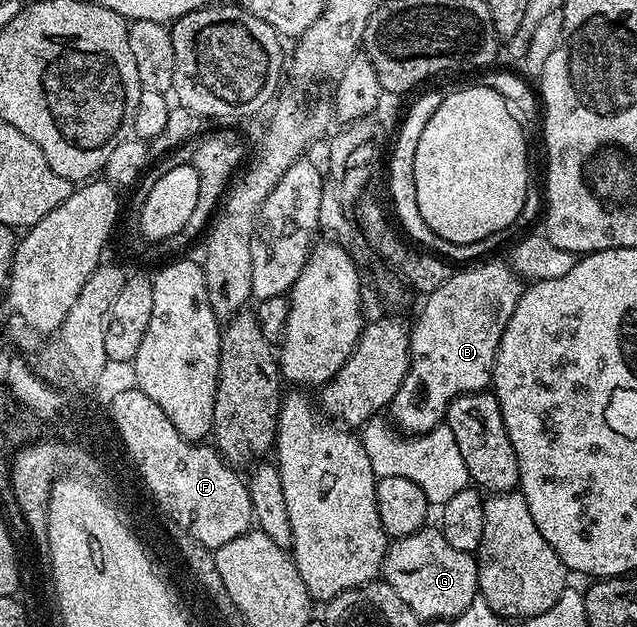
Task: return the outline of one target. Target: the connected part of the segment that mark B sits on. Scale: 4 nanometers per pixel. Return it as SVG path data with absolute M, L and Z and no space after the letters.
M479 262L477 265L470 265L467 271L455 270L448 277L448 281L444 281L444 285L440 285L440 289L436 289L432 294L425 296L424 302L426 304L422 307L422 312L418 315L418 320L412 323L413 330L410 334L410 367L407 370L407 375L403 379L403 383L399 387L399 391L388 406L388 415L392 420L393 426L397 428L401 434L409 437L412 435L427 435L432 428L439 426L446 418L446 410L448 405L456 397L461 395L467 395L473 391L484 391L491 386L494 378L494 362L496 361L496 353L498 352L498 346L500 345L500 337L504 333L504 329L508 325L508 321L512 317L512 313L516 309L516 305L520 301L524 290L523 280L520 278L517 271L514 270L513 266L507 265L506 267L502 263L482 263Z

